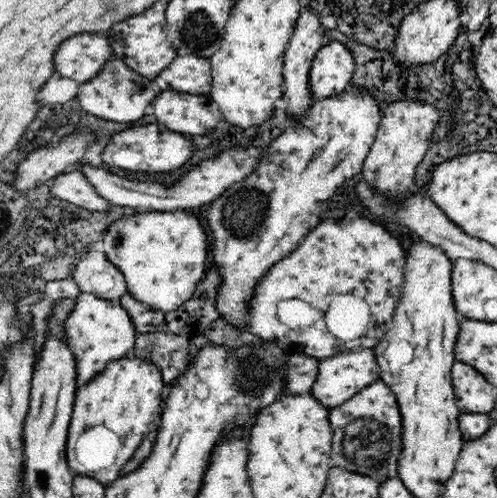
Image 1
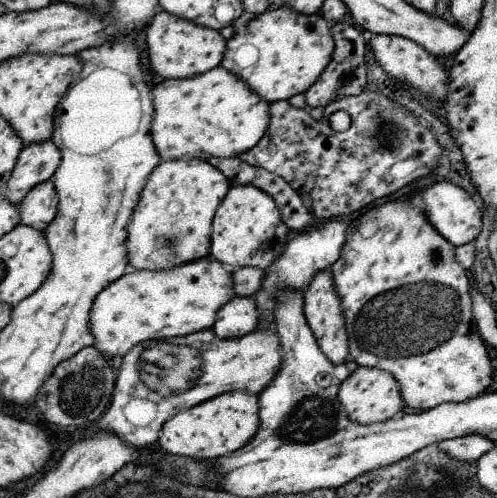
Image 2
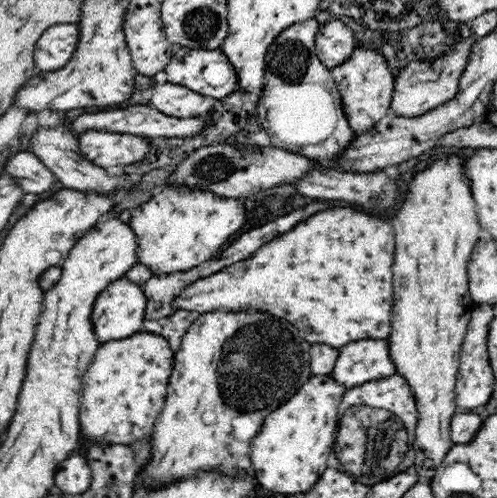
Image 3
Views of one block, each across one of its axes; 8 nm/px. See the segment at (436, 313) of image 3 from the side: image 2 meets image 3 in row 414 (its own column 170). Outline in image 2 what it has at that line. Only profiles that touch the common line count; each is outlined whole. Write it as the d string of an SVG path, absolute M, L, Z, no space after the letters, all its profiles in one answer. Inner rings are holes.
M229 392L193 406L191 410L175 414L169 422L163 424L157 444L175 458L191 458L197 462L211 462L229 454L235 454L247 446L259 432L259 396L247 392Z

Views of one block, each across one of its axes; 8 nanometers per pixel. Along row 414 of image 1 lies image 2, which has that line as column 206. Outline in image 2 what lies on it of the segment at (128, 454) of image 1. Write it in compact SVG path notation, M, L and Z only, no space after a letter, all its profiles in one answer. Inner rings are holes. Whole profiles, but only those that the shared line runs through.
M221 64L207 74L189 80L163 80L153 86L155 120L151 122L151 138L155 150L163 160L207 160L207 158L235 158L255 148L269 128L271 104L255 94L247 82L237 74L223 70Z

